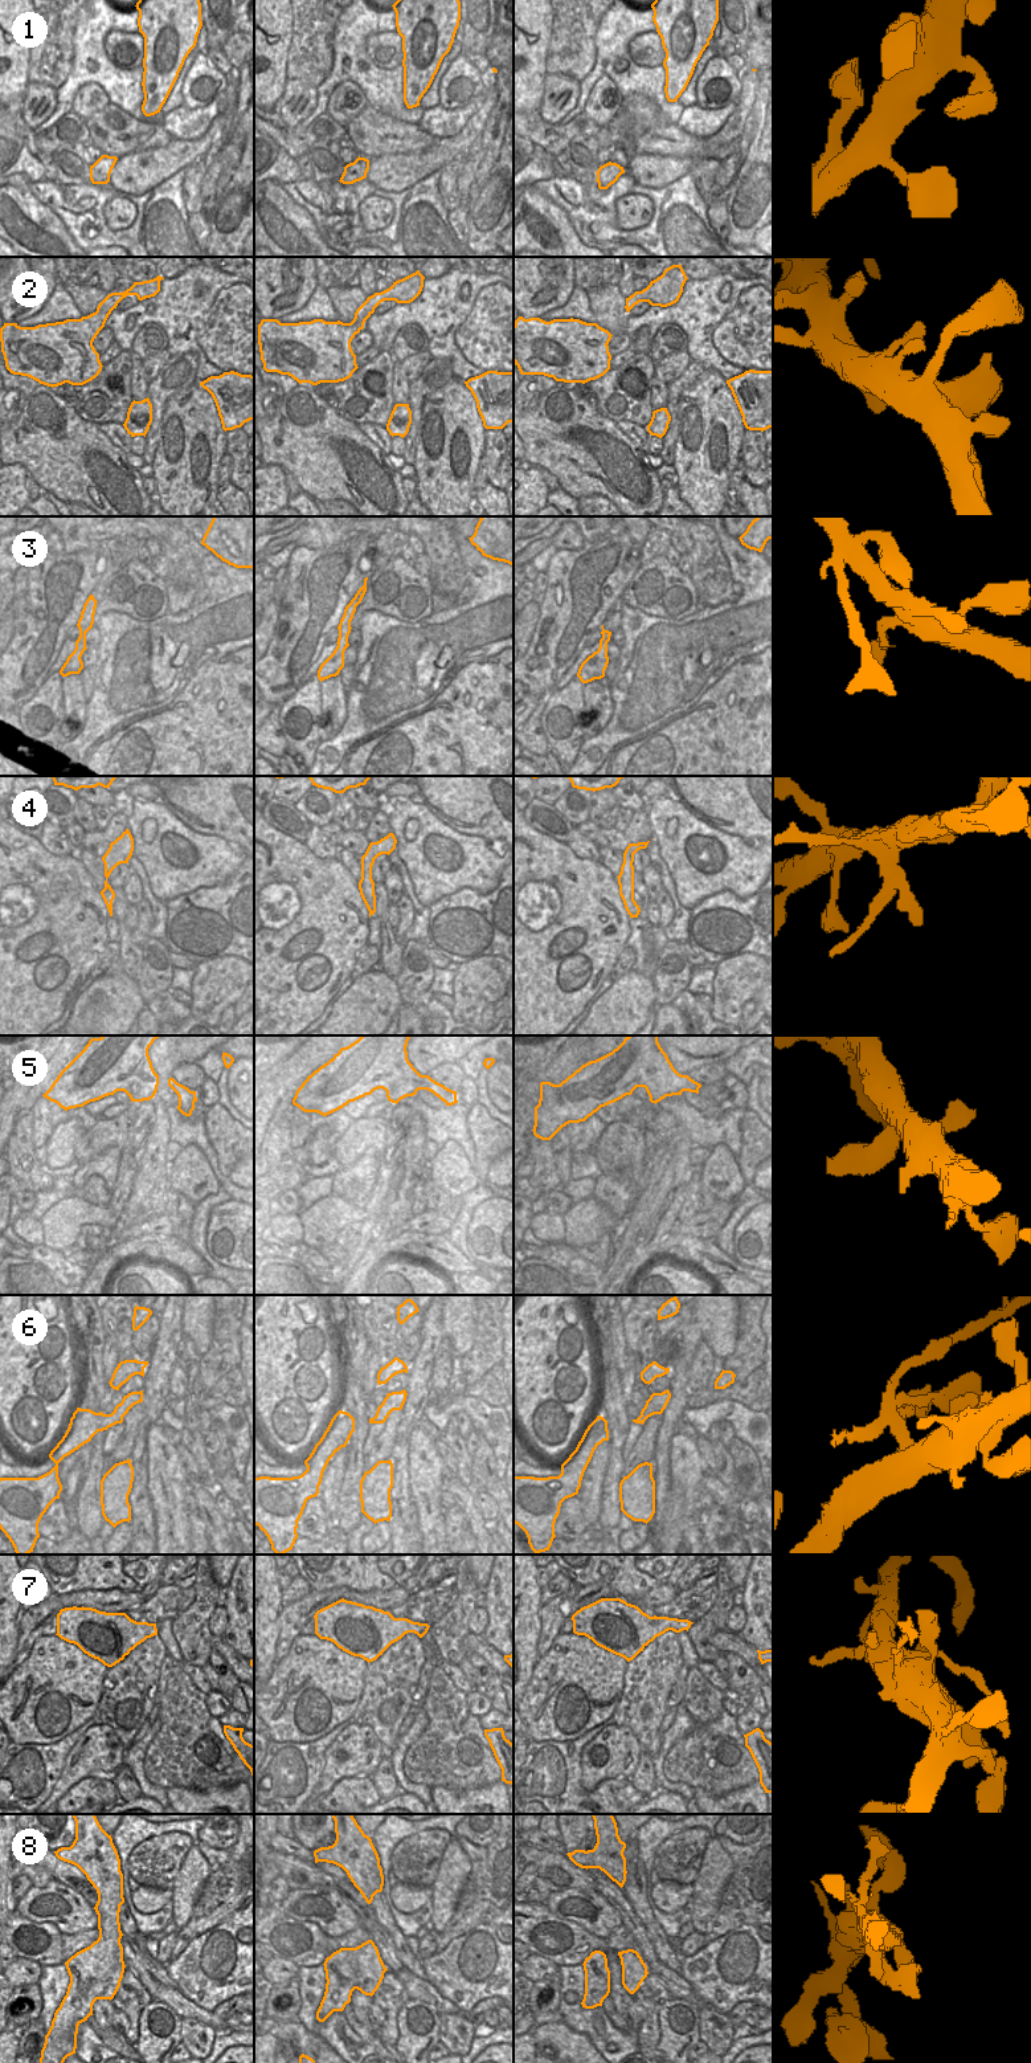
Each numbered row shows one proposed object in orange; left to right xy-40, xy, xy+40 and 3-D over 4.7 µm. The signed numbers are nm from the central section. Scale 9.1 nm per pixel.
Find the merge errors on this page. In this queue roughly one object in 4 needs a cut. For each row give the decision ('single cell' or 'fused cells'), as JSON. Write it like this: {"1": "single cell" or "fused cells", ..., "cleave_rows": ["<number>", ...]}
{"1": "single cell", "2": "single cell", "3": "single cell", "4": "single cell", "5": "single cell", "6": "fused cells", "7": "fused cells", "8": "single cell", "cleave_rows": ["6", "7"]}

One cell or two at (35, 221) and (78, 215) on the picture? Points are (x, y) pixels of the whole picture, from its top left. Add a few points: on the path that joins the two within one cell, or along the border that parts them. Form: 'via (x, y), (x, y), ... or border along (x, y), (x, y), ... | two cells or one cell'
border along (35, 197), (57, 216), (76, 242) | two cells

